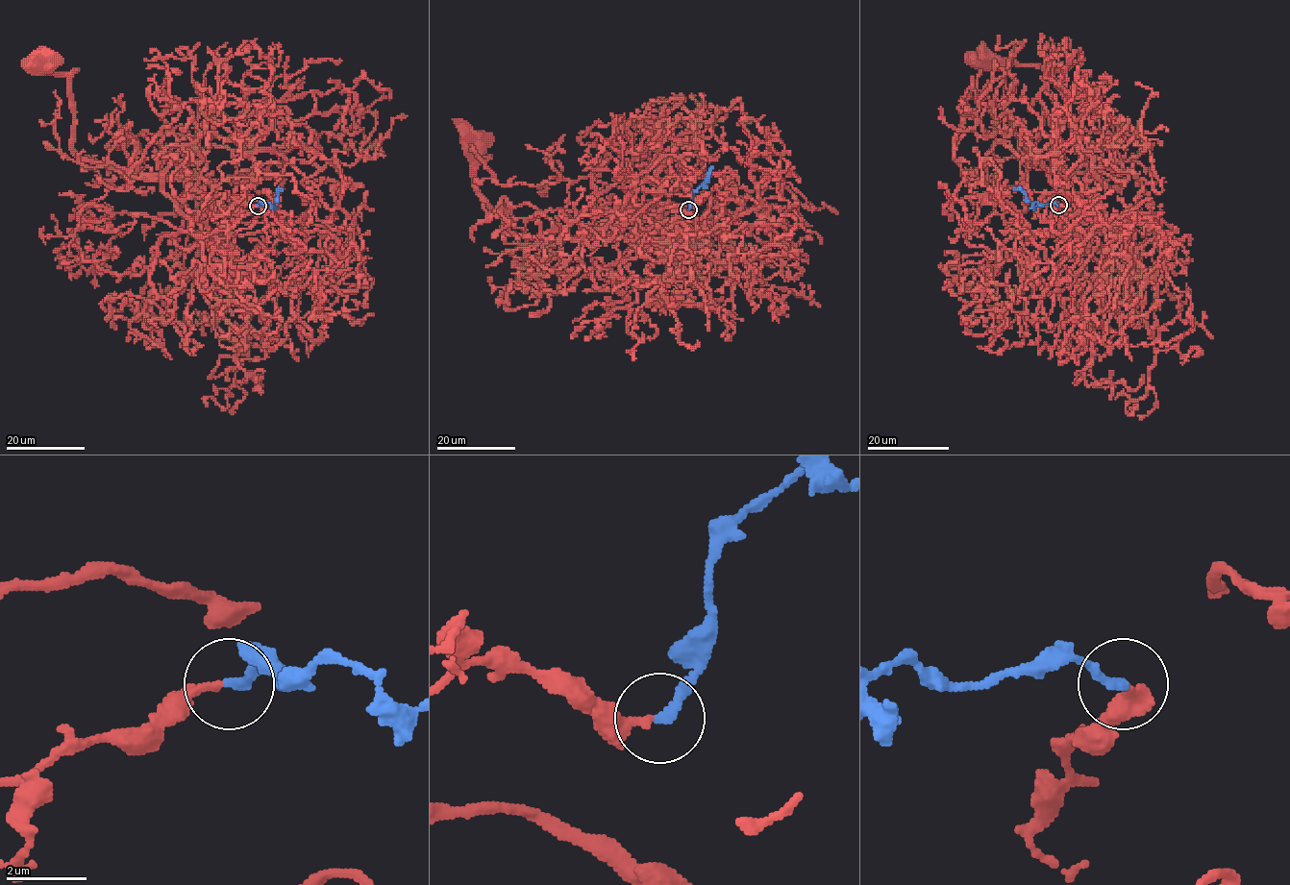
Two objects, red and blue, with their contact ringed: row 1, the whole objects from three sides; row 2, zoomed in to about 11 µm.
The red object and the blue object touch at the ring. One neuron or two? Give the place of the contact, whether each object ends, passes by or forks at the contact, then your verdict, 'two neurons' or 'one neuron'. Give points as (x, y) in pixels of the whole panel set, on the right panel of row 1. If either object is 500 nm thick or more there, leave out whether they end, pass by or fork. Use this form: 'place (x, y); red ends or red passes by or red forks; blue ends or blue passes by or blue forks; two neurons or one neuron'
place (1058, 205); red ends; blue ends; one neuron

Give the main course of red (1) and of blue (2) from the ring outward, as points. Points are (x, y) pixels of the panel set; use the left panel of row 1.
1: (257, 205), (230, 216), (230, 200), (199, 192), (195, 179), (86, 161), (73, 148), (75, 71), (42, 65)
2: (257, 205), (273, 204), (280, 188), (282, 191)

